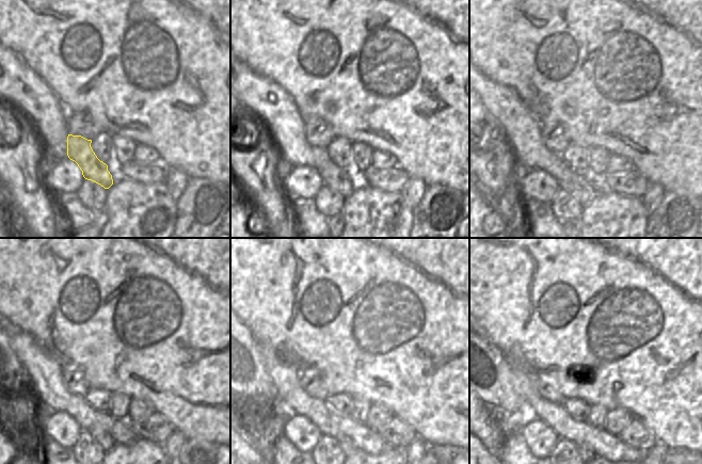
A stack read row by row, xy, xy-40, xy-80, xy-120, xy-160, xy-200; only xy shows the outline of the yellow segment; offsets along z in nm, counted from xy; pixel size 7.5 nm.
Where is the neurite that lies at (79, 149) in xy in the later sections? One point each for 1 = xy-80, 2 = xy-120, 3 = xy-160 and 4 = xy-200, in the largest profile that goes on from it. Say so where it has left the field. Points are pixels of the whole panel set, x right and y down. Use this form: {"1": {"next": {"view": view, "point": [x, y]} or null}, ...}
{"1": {"next": {"view": "xy-80", "point": [579, 189]}}, "2": {"next": {"view": "xy-120", "point": [105, 438]}}, "3": {"next": {"view": "xy-160", "point": [347, 446]}}, "4": {"next": {"view": "xy-200", "point": [587, 454]}}}

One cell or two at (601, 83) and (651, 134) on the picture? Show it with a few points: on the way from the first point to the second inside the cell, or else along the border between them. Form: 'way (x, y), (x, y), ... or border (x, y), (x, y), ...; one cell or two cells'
way (613, 97), (615, 101), (620, 104), (637, 121); one cell

